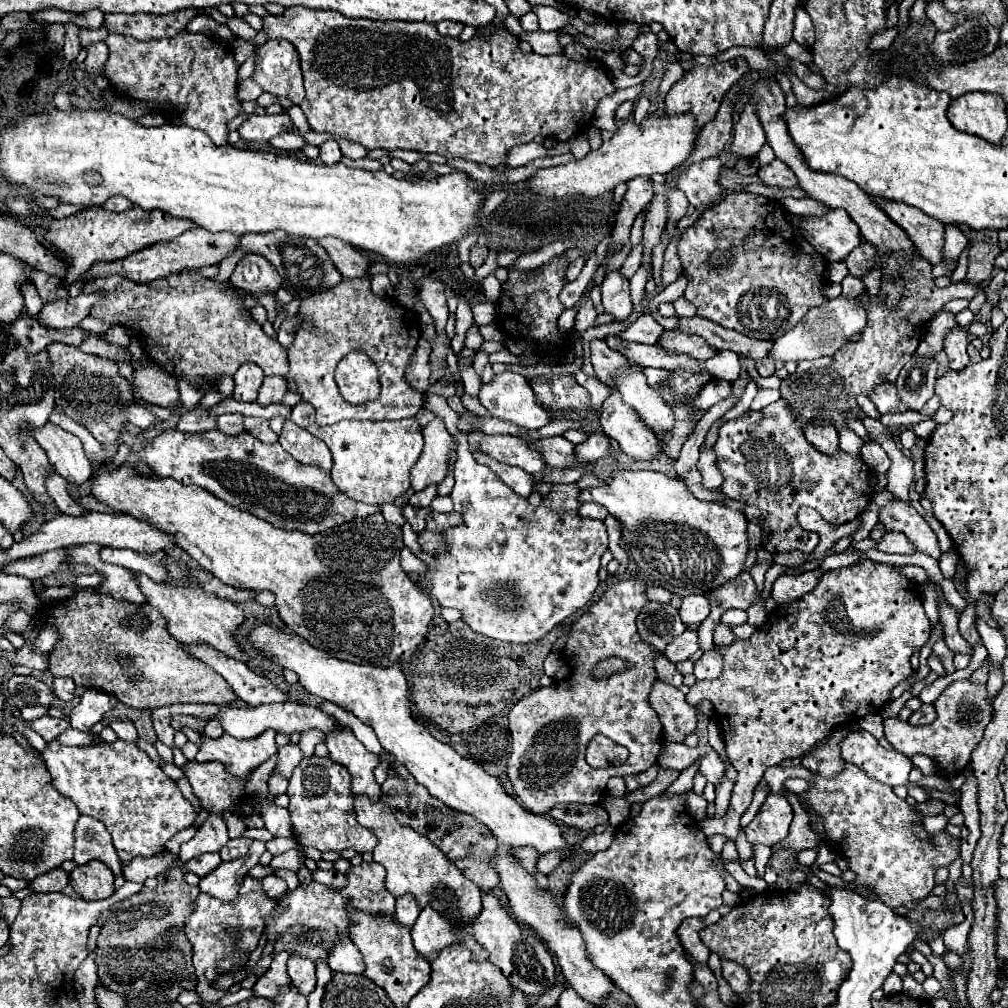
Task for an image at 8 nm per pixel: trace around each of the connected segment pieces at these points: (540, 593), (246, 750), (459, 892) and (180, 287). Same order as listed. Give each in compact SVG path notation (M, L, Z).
M456 429L452 435L456 435L460 443L460 459L454 467L456 485L450 497L454 501L454 511L462 515L464 523L444 533L448 551L444 555L436 555L436 569L428 569L426 577L420 577L420 583L442 607L460 609L462 621L476 633L506 643L538 641L566 617L592 601L598 587L600 557L608 549L606 527L598 519L580 517L578 511L554 513L548 511L544 503L538 509L532 507L504 485L496 473L476 463L474 455L468 451L466 433Z
M264 731L260 739L232 739L230 735L222 735L218 739L204 739L196 761L208 763L208 761L220 761L224 763L226 771L236 775L238 779L246 779L252 771L256 771L264 761L268 761L276 751L274 743L274 731Z
M356 795L354 811L356 811L356 819L364 827L372 829L378 837L378 845L374 849L374 861L384 865L384 869L388 873L386 889L394 897L412 895L416 899L418 907L430 905L430 907L434 907L434 911L444 913L456 925L460 923L460 927L462 927L462 923L472 921L480 915L480 909L482 909L480 889L472 881L468 881L448 861L448 857L442 851L438 851L438 847L434 847L424 835L416 833L412 827L400 825L388 805L384 805L382 801L372 803L372 801L364 799L364 795Z
M176 273L164 279L156 279L152 283L132 283L130 279L124 279L120 275L110 275L94 279L92 283L84 283L84 293L96 291L104 291L108 299L92 307L92 317L106 319L114 325L124 325L128 319L138 321L140 339L144 343L144 351L148 353L148 357L154 359L154 363L160 365L164 371L176 377L186 375L190 381L204 379L206 383L212 385L210 389L216 389L216 381L222 375L234 375L244 361L260 365L266 375L288 377L290 371L288 349L282 347L278 339L272 339L262 331L262 327L250 317L250 311L242 307L242 299L232 293L230 283L212 283L210 279L192 273Z

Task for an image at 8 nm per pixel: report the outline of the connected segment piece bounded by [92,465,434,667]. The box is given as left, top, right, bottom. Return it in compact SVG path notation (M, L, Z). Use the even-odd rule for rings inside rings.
M100 467L94 477L92 493L98 501L110 505L118 513L128 513L134 519L146 521L158 531L174 537L176 545L184 549L202 569L216 575L230 587L264 591L270 589L276 595L276 607L282 621L314 647L320 647L342 661L368 663L368 665L392 665L408 661L424 639L428 623L434 617L434 605L430 595L418 587L418 583L402 569L400 551L402 529L388 523L382 513L348 521L328 531L306 535L302 531L284 531L252 515L250 511L232 507L198 485L180 485L174 479L140 477L130 467L116 467L112 471Z

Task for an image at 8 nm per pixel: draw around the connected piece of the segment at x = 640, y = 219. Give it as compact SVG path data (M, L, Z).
M644 213L638 215L634 225L632 225L632 231L630 231L630 243L632 243L632 247L638 245L640 239L642 239L642 225L644 225Z

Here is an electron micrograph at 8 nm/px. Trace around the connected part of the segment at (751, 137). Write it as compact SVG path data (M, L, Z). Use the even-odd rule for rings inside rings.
M748 101L738 115L738 121L734 125L734 141L732 151L740 157L756 157L760 147L766 143L766 135L762 129L762 123L756 113L756 103Z

